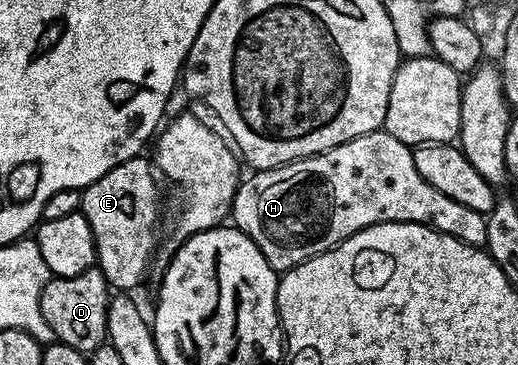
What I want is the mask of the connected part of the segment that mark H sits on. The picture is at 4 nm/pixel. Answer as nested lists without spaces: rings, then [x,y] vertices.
[[[386,129],[365,133],[308,159],[299,159],[269,171],[255,171],[252,176],[252,179],[244,178],[240,182],[235,200],[231,202],[230,218],[234,226],[259,246],[269,265],[279,273],[296,267],[309,257],[325,253],[338,242],[345,242],[358,228],[390,220],[423,219],[424,222],[442,227],[445,232],[461,237],[470,247],[482,248],[487,242],[484,212],[478,206],[470,207],[470,202],[453,201],[453,197],[445,197],[441,189],[433,189],[433,185],[429,185],[429,181],[417,173],[412,148],[397,141],[397,137],[393,137]]]

